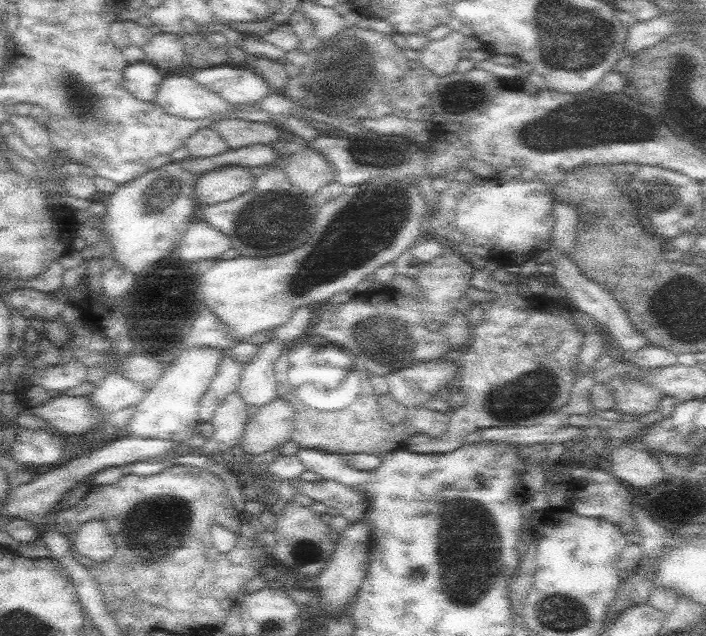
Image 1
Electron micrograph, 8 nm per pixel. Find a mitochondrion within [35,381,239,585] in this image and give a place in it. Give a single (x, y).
(172, 509)

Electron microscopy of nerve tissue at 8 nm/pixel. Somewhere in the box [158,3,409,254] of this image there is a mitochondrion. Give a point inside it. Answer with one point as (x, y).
(338, 73)

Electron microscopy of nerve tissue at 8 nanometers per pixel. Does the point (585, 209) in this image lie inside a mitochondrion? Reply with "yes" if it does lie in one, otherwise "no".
no

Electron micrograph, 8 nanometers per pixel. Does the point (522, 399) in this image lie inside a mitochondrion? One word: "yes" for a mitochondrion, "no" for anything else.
yes

